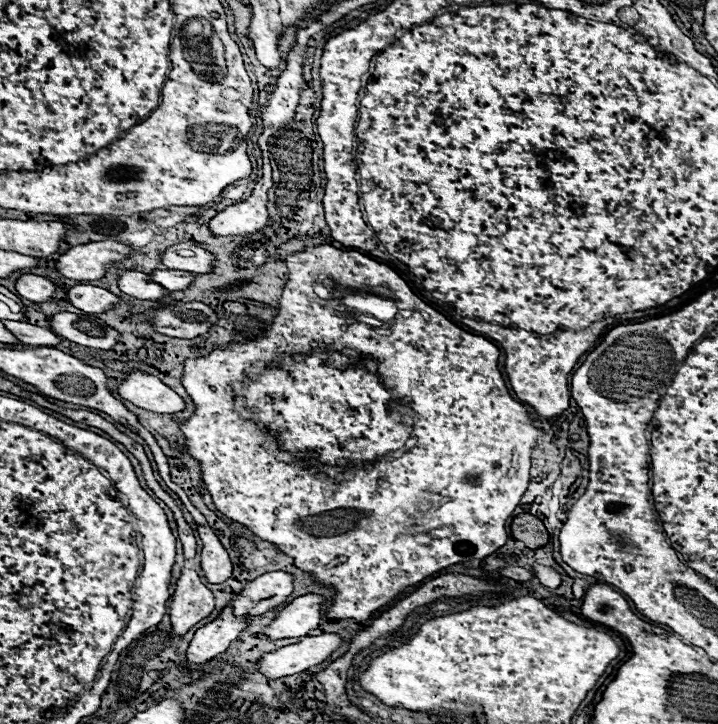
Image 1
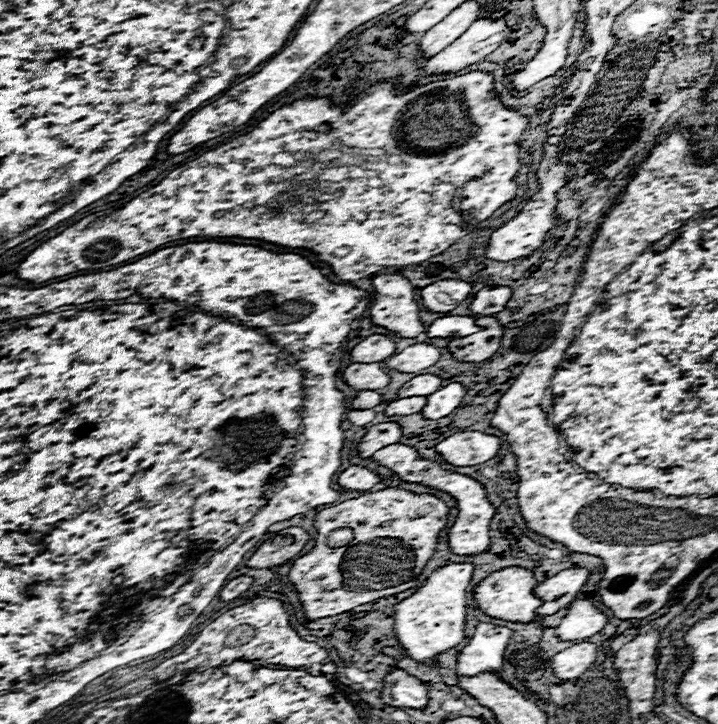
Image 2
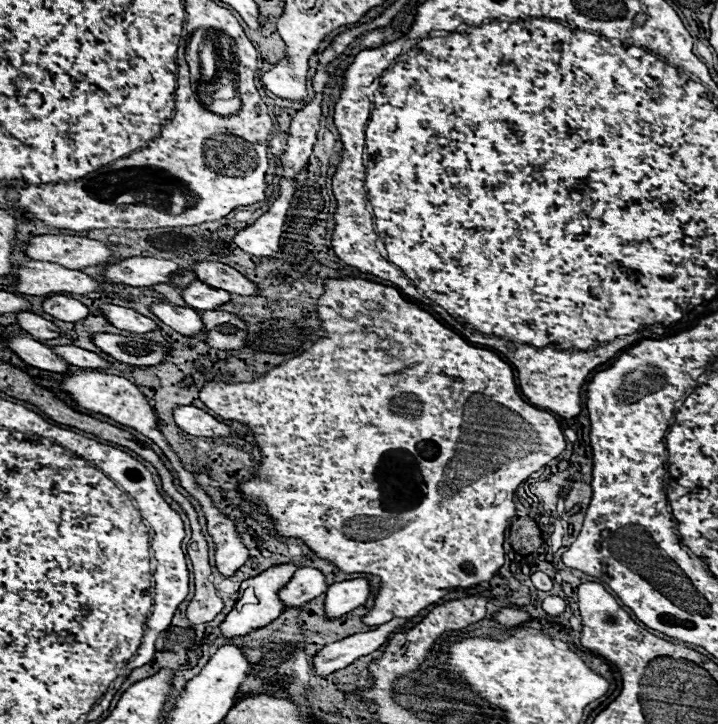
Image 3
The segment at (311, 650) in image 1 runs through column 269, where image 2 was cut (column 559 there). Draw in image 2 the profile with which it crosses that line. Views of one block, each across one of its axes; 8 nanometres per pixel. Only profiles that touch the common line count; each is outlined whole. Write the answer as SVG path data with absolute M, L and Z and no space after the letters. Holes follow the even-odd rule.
M590 642L574 644L552 658L552 670L560 680L582 676L596 662L596 646Z

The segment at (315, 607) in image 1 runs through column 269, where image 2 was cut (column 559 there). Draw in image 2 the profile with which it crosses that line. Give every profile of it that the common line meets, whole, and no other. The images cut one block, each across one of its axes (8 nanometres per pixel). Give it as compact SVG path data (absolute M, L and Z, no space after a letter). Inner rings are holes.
M574 600L568 606L566 618L556 626L560 640L584 640L598 634L608 624L608 616L602 614L590 600Z

